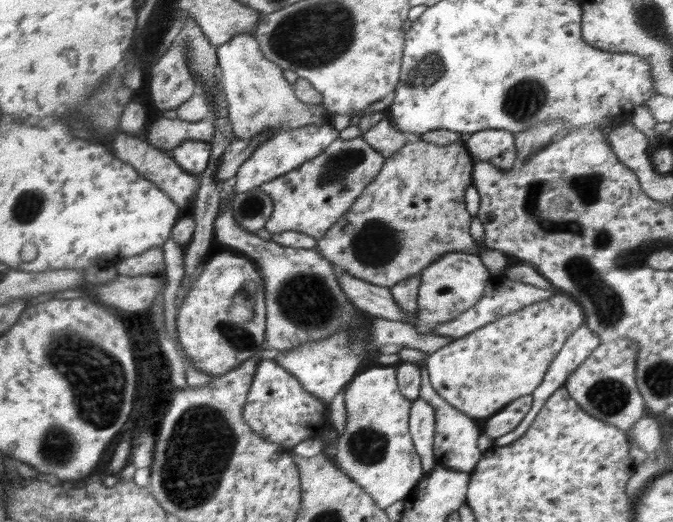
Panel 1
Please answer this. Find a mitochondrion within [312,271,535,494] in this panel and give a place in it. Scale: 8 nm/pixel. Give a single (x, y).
(368, 446)

